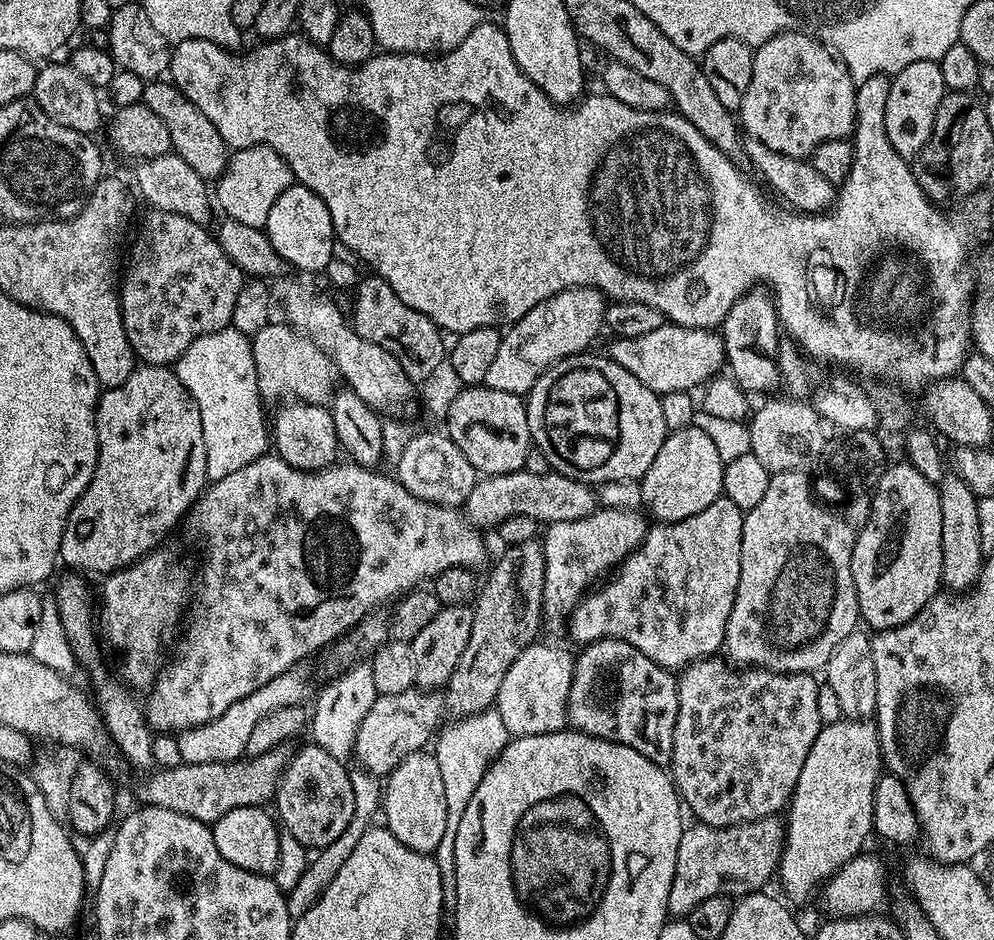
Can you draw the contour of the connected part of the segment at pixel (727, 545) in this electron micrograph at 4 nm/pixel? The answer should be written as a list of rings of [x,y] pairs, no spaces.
[[[723,494],[693,517],[672,523],[653,523],[644,535],[643,544],[619,564],[610,578],[593,587],[573,607],[577,608],[568,620],[569,634],[580,646],[599,640],[625,640],[634,650],[642,650],[646,658],[669,670],[682,670],[695,660],[719,653],[738,590],[738,574],[742,570],[743,525],[744,513]]]

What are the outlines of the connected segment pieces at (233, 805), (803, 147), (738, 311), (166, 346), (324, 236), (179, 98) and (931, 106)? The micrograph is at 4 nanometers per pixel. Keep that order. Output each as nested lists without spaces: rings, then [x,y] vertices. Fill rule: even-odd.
[[[287,742],[257,756],[230,762],[183,763],[173,768],[162,768],[148,774],[153,776],[146,777],[137,786],[136,796],[141,805],[169,808],[211,826],[230,810],[267,805],[267,800],[269,803],[276,795],[276,787],[280,785],[284,767],[291,760],[293,751],[293,745]]]
[[[780,32],[753,51],[754,74],[738,120],[743,131],[762,146],[803,160],[822,142],[851,137],[856,126],[856,86],[833,49],[804,32]]]
[[[753,290],[750,292],[747,292],[745,296],[740,296],[736,301],[734,302],[734,306],[730,306],[730,310],[726,314],[726,318],[724,319],[723,325],[722,325],[722,335],[724,337],[724,355],[726,357],[726,364],[727,367],[730,369],[730,375],[733,379],[737,381],[737,383],[740,385],[740,387],[744,390],[744,392],[748,394],[753,394],[753,392],[768,392],[764,394],[772,394],[775,392],[772,392],[777,387],[778,389],[781,387],[782,381],[780,379],[780,366],[778,363],[778,353],[780,351],[780,346],[782,343],[782,337],[780,337],[780,332],[782,336],[782,325],[780,323],[779,315],[776,311],[776,301],[773,299],[771,295],[767,291],[760,292],[761,290]]]
[[[157,208],[145,213],[144,221],[132,240],[132,249],[126,252],[128,269],[124,272],[124,280],[122,276],[118,284],[122,326],[126,326],[126,338],[130,338],[137,361],[145,365],[172,366],[195,340],[231,325],[234,301],[238,299],[238,290],[246,276],[225,254],[215,235],[205,225],[190,222],[190,218],[182,218],[182,214]]]
[[[293,182],[286,190],[282,190],[278,202],[274,202],[274,207],[270,209],[266,231],[269,242],[274,246],[274,250],[278,250],[285,265],[289,269],[297,268],[300,271],[297,273],[323,273],[334,257],[330,210],[326,210],[326,202],[318,198],[318,194],[314,194],[314,190],[310,190],[305,184]]]
[[[171,79],[150,80],[143,87],[142,102],[150,110],[154,110],[154,114],[162,118],[166,130],[170,130],[172,152],[180,156],[182,162],[187,162],[194,169],[194,174],[198,174],[205,182],[219,178],[228,167],[230,149],[222,134],[218,134],[214,122],[210,122],[210,118],[206,118],[206,114],[202,114],[202,110],[198,110],[198,106],[194,106],[194,102],[190,102],[190,98],[186,98],[186,94],[182,94],[182,90],[178,90]]]
[[[935,60],[910,62],[910,66],[891,77],[891,82],[884,111],[886,138],[890,138],[890,146],[894,146],[894,150],[903,160],[911,161],[920,155],[922,146],[926,146],[934,130],[934,114],[938,114],[938,106],[946,95],[942,70]]]

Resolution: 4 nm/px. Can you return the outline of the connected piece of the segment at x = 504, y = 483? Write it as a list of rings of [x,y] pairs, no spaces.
[[[521,470],[477,479],[474,490],[470,490],[470,498],[466,498],[462,505],[462,512],[471,524],[481,530],[487,530],[495,529],[506,518],[518,514],[526,514],[526,518],[534,518],[544,526],[572,522],[589,516],[597,507],[593,485],[582,480],[566,478],[560,472],[551,470],[546,474],[530,474]]]

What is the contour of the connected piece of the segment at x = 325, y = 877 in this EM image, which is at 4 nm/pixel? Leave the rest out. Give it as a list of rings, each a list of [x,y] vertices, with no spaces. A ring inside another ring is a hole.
[[[363,770],[353,771],[351,777],[352,785],[354,786],[354,818],[350,818],[350,826],[346,826],[346,830],[338,839],[330,842],[330,846],[321,848],[315,853],[316,861],[301,874],[300,881],[292,889],[287,889],[288,912],[294,918],[306,914],[306,910],[310,910],[310,906],[326,890],[326,886],[330,886],[334,874],[338,874],[338,870],[342,870],[342,862],[346,862],[346,858],[350,858],[354,846],[358,846],[358,838],[362,838],[364,831],[375,821],[372,819],[375,816],[377,819],[378,813],[381,811],[381,781],[373,776],[371,772],[365,772]]]

